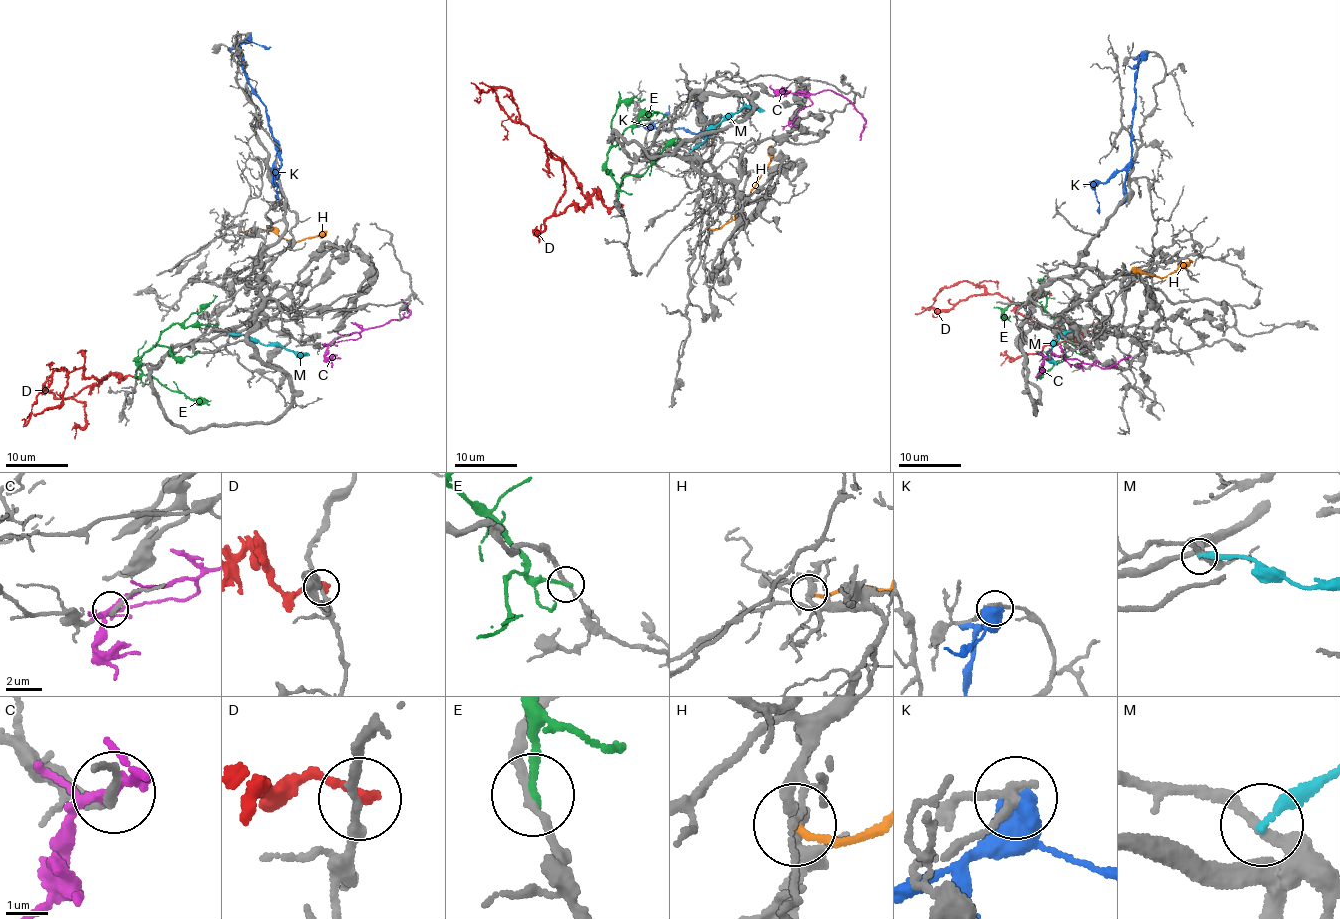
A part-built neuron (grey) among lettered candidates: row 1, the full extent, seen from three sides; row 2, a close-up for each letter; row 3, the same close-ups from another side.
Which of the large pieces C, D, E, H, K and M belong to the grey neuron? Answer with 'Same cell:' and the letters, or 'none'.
Same cell: none

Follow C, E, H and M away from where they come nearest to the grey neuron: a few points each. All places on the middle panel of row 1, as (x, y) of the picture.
C: (778, 94), (830, 90), (843, 95), (865, 121), (859, 140)
E: (617, 201), (619, 190), (605, 162), (611, 147), (627, 127), (657, 112), (656, 115)
H: (707, 227), (717, 229), (730, 223), (767, 169), (773, 146)
M: (690, 150), (696, 148), (713, 127), (744, 107), (764, 110)

